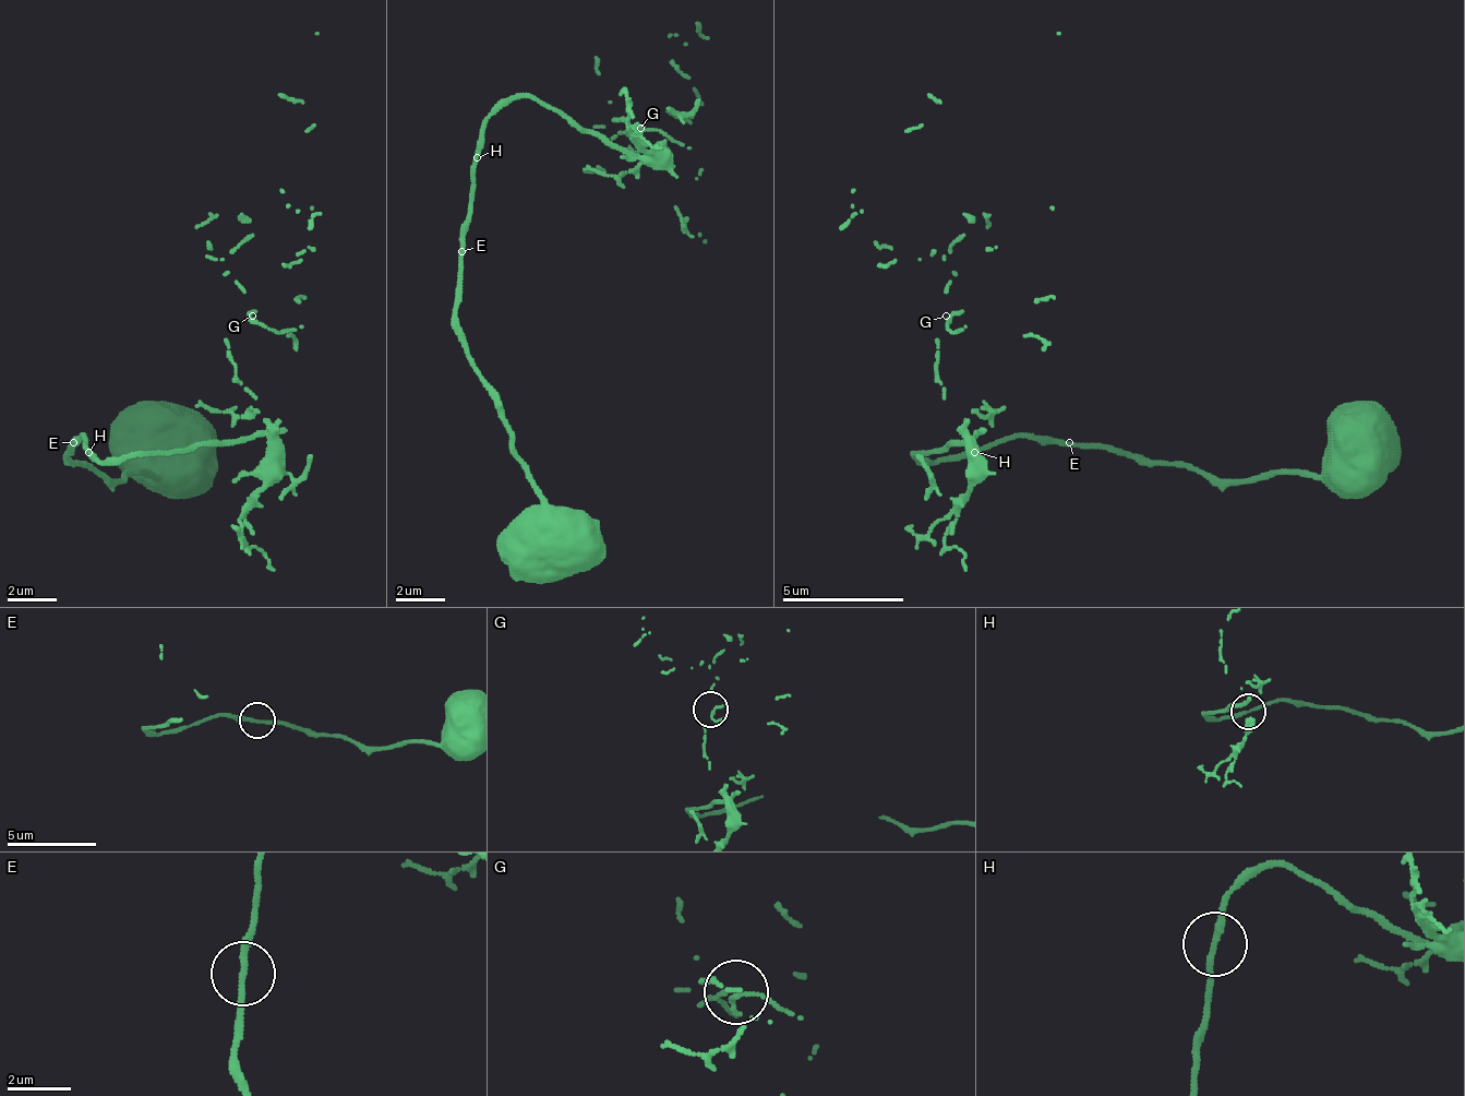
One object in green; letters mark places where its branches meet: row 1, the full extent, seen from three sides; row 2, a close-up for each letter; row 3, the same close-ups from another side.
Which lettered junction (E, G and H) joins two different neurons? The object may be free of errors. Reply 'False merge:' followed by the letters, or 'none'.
False merge: none

